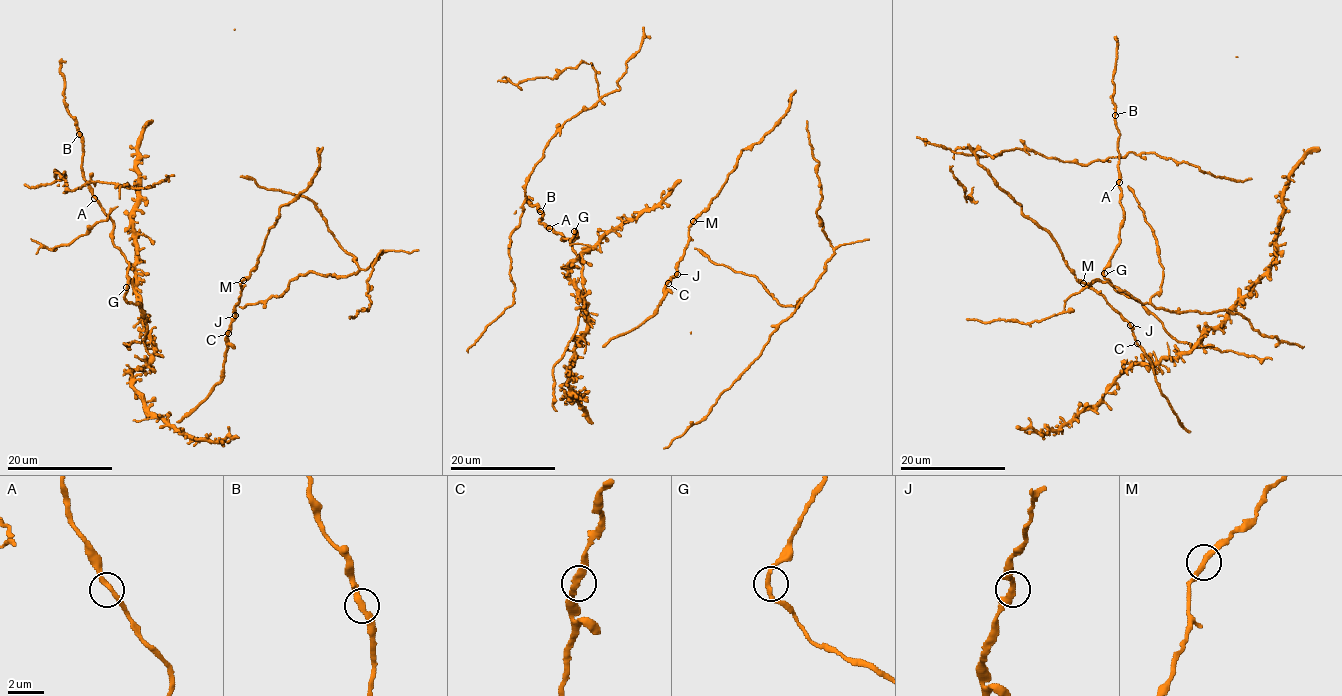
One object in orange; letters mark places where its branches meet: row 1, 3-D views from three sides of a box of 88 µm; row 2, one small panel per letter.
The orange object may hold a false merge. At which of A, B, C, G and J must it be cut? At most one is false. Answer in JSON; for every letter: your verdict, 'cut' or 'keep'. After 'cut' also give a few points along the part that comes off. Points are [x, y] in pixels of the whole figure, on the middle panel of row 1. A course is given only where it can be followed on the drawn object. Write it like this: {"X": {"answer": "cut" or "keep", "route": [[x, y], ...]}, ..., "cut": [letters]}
{"A": {"answer": "keep"}, "B": {"answer": "keep"}, "C": {"answer": "keep"}, "G": {"answer": "keep"}, "J": {"answer": "keep"}, "cut": []}

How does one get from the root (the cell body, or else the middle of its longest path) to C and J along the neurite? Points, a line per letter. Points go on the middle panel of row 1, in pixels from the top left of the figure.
C: (629, 331), (654, 313), (668, 283)
J: (629, 331), (654, 313), (664, 297), (665, 286), (677, 273)

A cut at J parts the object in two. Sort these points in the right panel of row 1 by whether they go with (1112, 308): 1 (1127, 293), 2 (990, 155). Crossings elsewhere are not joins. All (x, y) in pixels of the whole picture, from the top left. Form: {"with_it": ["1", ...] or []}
{"with_it": []}

